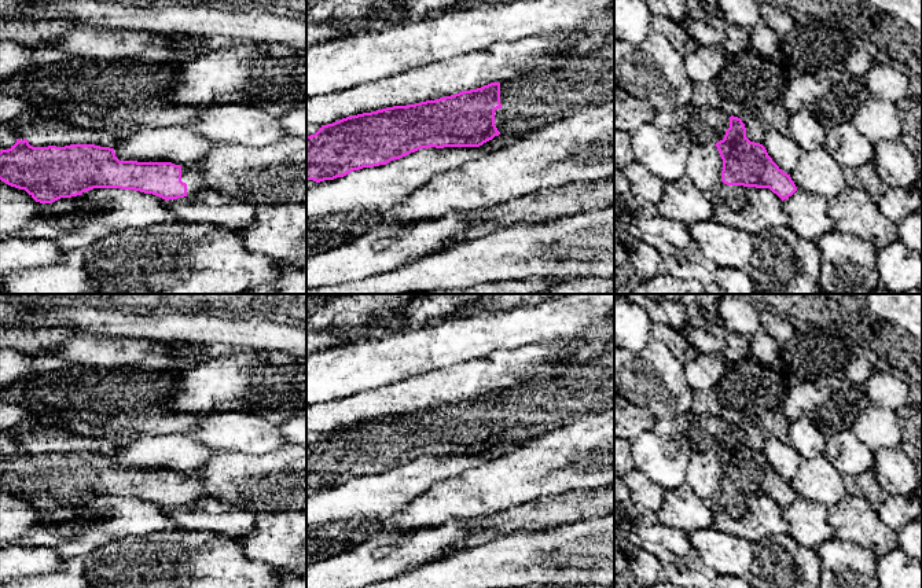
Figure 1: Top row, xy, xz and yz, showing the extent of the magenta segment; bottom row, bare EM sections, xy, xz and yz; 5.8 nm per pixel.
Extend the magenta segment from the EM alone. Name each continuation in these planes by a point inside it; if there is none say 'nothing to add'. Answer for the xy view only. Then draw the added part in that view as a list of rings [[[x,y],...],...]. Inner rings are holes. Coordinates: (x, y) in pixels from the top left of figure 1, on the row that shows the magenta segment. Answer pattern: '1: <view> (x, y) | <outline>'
1: xy (191, 177) | [[[181,166],[181,181],[187,184],[187,196],[207,190],[202,183],[201,174],[192,168]]]

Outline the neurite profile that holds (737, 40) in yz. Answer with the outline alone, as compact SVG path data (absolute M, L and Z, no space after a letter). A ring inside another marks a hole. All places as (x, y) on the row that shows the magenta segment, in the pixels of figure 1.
M726 23L726 40L720 45L721 51L728 55L735 55L750 47L749 29L738 25Z

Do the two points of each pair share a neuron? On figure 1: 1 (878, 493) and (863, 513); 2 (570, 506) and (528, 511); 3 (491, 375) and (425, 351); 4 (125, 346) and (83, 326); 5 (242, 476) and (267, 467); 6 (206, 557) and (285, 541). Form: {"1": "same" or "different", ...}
{"1": "different", "2": "same", "3": "different", "4": "different", "5": "same", "6": "different"}

